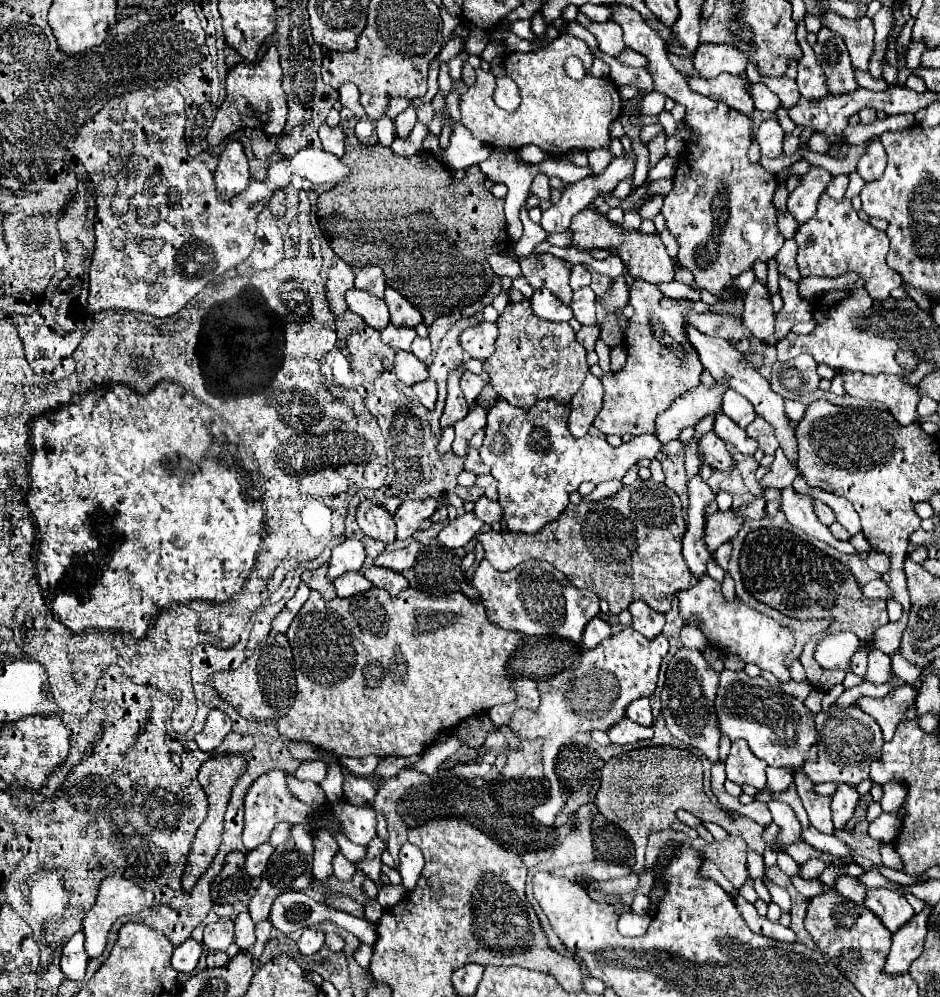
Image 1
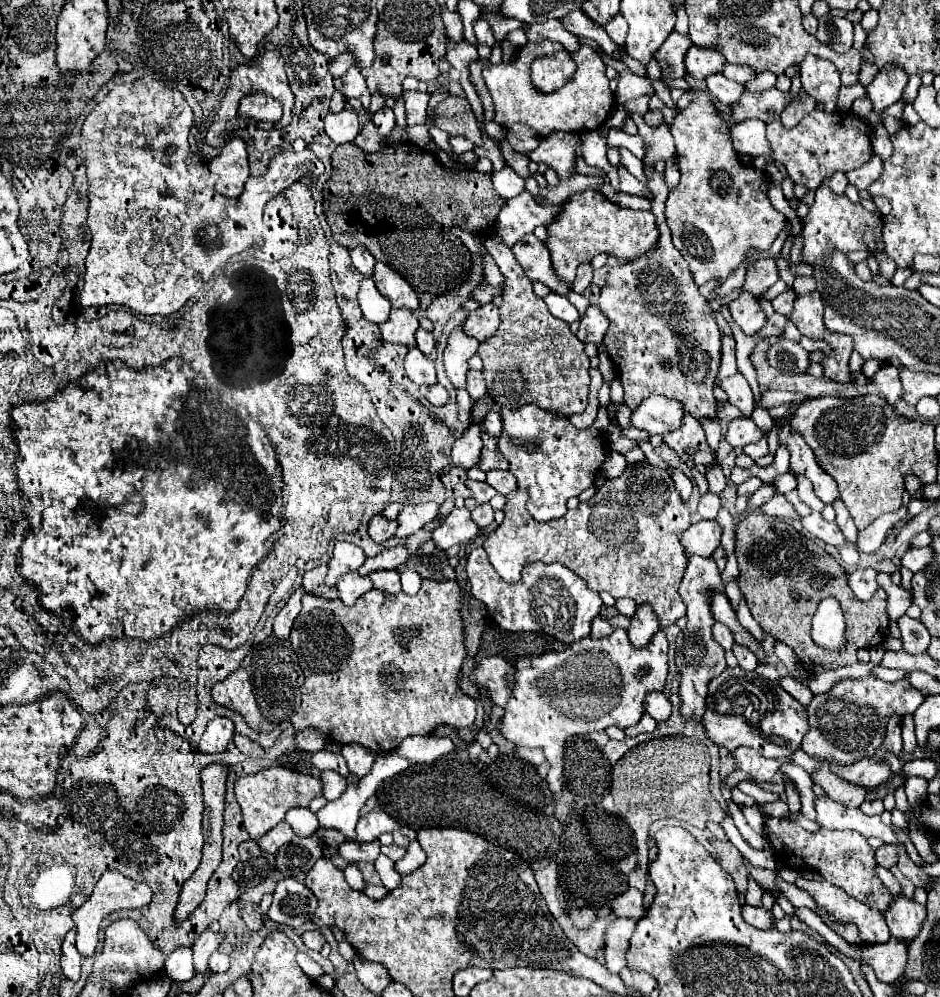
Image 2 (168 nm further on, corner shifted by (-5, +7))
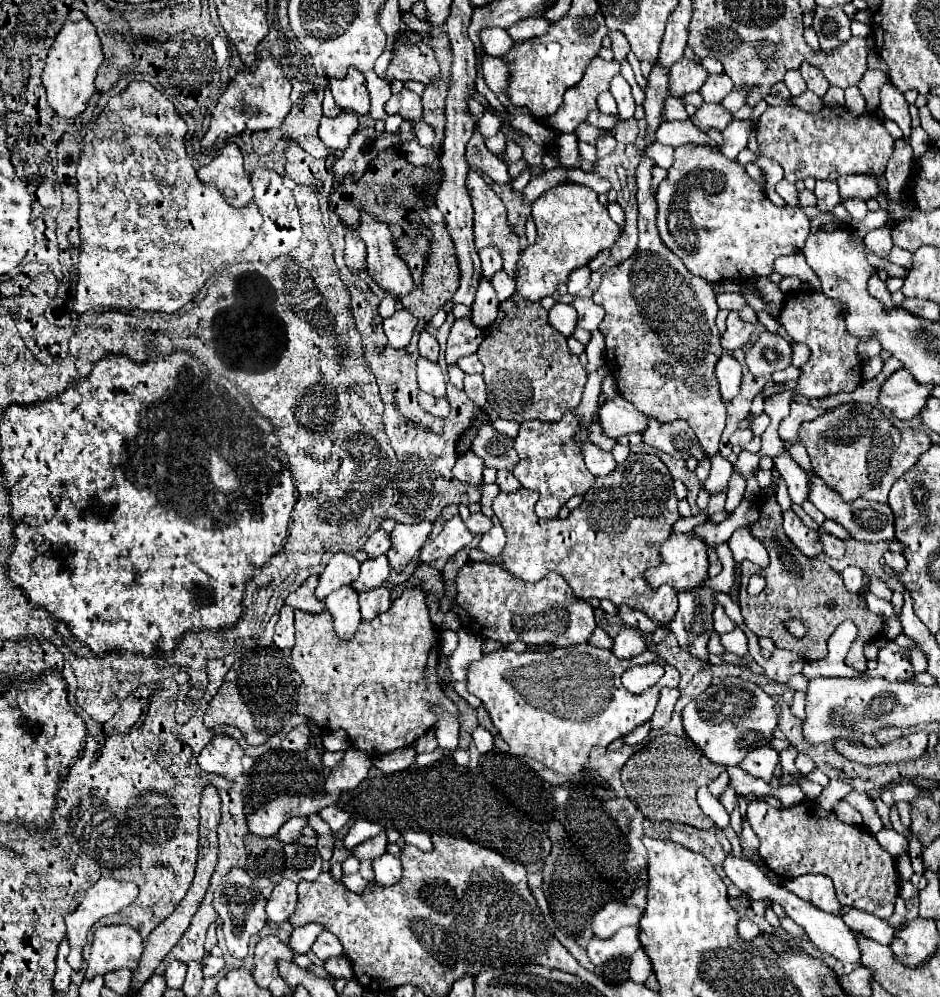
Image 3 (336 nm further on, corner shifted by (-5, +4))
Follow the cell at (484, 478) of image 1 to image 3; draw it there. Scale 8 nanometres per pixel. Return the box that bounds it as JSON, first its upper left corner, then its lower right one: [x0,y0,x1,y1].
[496,470,520,492]

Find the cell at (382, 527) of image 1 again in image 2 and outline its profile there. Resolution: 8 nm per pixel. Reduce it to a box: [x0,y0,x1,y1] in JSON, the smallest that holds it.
[368,515,396,543]

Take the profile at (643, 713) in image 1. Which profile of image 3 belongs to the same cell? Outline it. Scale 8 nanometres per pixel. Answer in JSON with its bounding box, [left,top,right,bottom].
[650,688,680,728]

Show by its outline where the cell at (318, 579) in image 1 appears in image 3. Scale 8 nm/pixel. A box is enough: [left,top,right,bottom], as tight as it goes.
[286,576,326,612]

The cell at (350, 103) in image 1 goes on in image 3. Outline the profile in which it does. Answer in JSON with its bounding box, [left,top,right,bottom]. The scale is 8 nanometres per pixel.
[330,68,370,116]

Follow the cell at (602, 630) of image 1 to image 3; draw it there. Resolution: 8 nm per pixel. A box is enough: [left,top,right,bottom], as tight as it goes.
[588,628,612,648]

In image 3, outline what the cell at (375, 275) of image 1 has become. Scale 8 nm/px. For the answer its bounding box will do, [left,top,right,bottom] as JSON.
[344,232,366,272]

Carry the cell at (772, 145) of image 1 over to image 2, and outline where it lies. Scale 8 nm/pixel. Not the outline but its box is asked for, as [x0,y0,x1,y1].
[730,119,770,157]

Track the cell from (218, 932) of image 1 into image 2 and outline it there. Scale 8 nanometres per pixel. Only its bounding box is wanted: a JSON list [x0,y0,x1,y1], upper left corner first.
[192,929,226,975]

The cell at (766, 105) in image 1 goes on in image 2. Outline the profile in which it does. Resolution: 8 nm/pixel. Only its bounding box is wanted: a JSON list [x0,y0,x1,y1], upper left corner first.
[722,63,756,83]

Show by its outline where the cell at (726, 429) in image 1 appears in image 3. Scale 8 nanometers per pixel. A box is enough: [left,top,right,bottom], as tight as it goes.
[730,428,754,446]

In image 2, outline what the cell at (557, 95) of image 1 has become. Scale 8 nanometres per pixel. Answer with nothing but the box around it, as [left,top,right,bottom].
[482,39,614,137]

